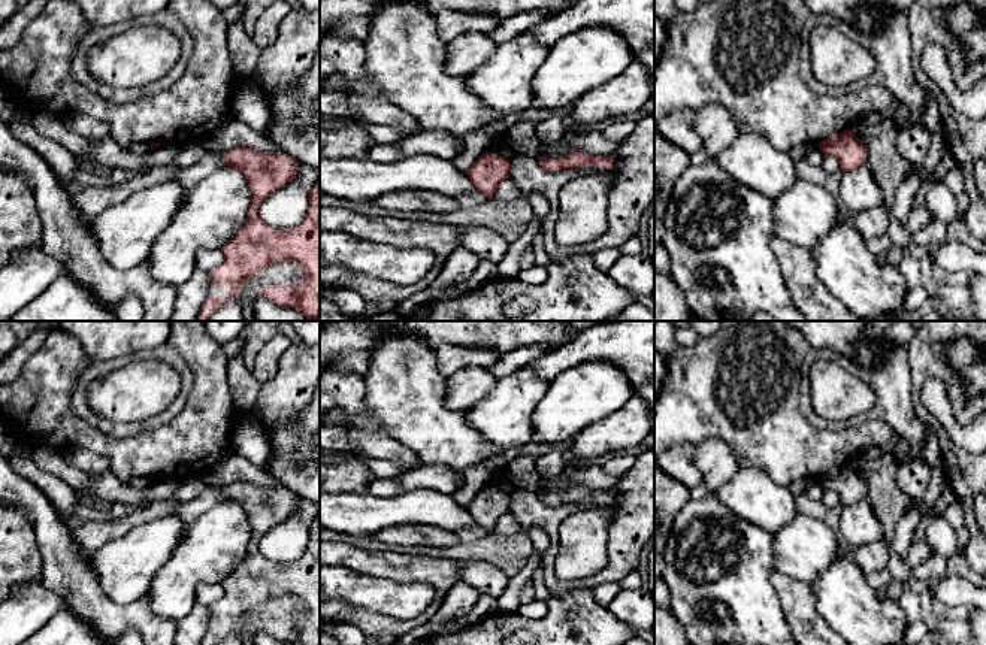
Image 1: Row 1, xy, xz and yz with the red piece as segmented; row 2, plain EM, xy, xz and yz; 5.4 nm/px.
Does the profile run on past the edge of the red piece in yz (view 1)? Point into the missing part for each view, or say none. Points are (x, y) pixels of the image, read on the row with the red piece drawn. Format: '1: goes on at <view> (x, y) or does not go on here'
1: does not go on here

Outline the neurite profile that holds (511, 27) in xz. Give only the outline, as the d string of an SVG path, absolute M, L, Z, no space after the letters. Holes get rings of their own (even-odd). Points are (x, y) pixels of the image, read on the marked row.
M530 10L511 18L505 18L494 30L489 33L496 43L508 42L535 24L548 19L553 13L550 10Z

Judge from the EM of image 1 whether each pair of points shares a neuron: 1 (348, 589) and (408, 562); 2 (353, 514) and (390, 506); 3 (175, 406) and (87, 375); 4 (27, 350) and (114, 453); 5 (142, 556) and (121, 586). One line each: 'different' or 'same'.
1: different
2: same
3: same
4: different
5: same

